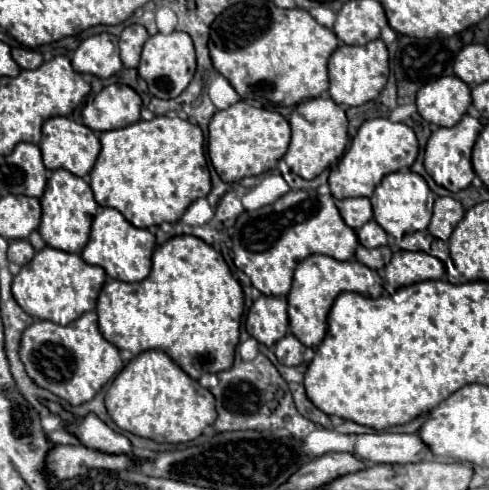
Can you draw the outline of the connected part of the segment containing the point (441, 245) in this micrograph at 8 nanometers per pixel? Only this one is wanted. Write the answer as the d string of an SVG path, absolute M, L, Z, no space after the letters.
M434 239L431 244L430 254L437 257L441 261L449 258L449 248L447 242L440 239Z

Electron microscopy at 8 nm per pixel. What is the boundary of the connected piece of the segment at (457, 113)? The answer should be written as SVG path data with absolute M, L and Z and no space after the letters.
M441 77L417 93L419 115L433 125L453 127L471 105L471 89L459 77Z

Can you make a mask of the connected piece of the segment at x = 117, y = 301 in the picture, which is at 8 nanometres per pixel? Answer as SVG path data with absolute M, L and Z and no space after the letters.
M181 235L155 249L153 269L147 279L139 283L107 281L97 299L97 315L103 337L117 349L127 349L133 355L147 349L159 349L167 353L189 377L199 379L203 373L219 373L233 365L243 317L243 291L219 251L199 237Z

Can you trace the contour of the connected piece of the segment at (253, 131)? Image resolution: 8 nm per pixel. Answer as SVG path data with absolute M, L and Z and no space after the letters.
M245 101L217 111L209 123L209 157L225 183L237 183L247 175L263 175L277 167L291 141L289 121L277 111L259 109Z

